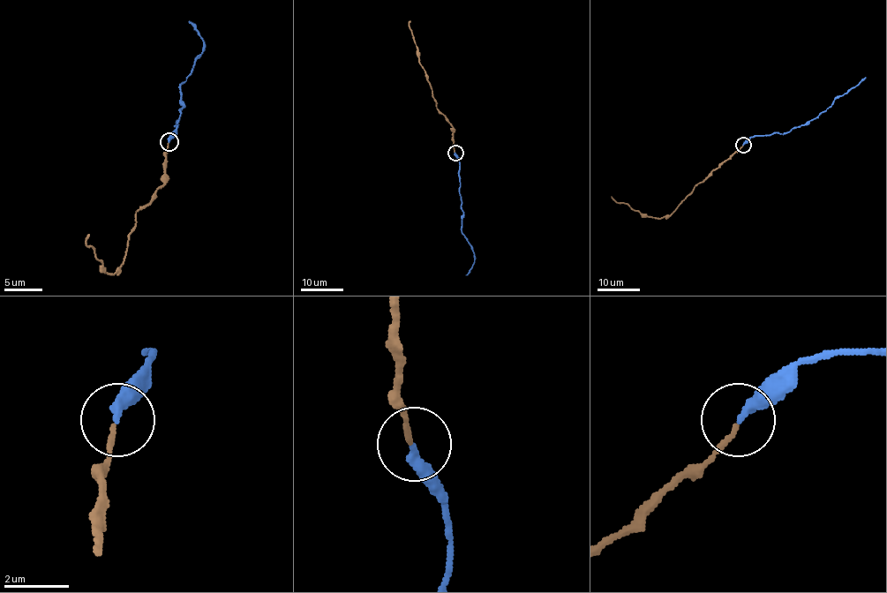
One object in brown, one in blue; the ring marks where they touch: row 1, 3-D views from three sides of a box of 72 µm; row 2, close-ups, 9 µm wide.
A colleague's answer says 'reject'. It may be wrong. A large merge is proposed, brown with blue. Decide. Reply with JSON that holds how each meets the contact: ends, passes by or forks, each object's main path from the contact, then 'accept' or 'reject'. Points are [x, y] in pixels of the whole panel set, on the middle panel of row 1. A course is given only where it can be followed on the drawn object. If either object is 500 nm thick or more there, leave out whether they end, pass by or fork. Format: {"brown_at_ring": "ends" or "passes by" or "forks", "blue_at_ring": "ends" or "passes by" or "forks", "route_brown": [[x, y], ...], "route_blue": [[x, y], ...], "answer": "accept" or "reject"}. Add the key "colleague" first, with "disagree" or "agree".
{"colleague": "disagree", "brown_at_ring": "ends", "blue_at_ring": "ends", "route_brown": [[454, 153], [453, 127], [437, 108], [409, 26], [410, 21]], "route_blue": [[454, 153], [459, 165], [459, 193], [463, 216], [461, 231], [474, 253], [474, 264], [465, 274]], "answer": "accept"}

